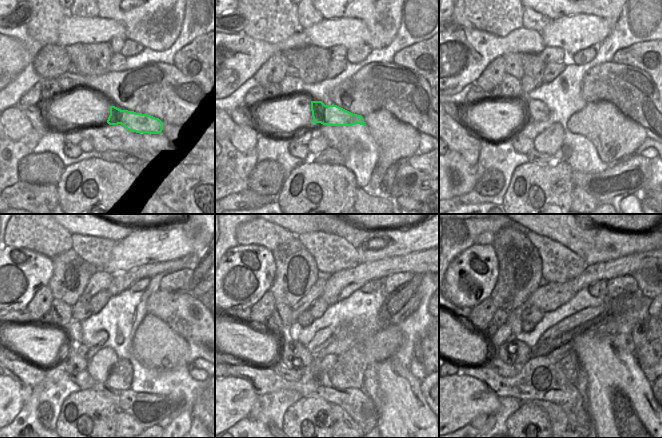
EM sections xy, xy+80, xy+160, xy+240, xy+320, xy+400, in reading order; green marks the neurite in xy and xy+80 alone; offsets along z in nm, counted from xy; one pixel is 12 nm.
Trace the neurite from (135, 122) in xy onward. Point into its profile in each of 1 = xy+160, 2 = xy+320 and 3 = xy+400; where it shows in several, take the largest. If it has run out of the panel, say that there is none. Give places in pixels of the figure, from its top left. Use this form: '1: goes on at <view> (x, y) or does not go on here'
1: goes on at xy+160 (534, 110)
2: goes on at xy+320 (295, 329)
3: goes on at xy+400 (516, 327)

